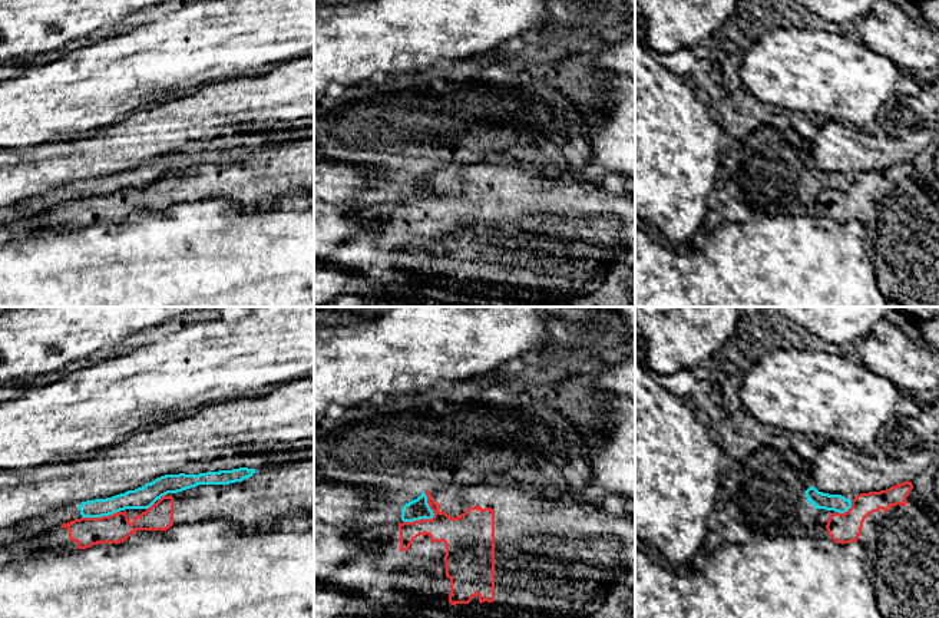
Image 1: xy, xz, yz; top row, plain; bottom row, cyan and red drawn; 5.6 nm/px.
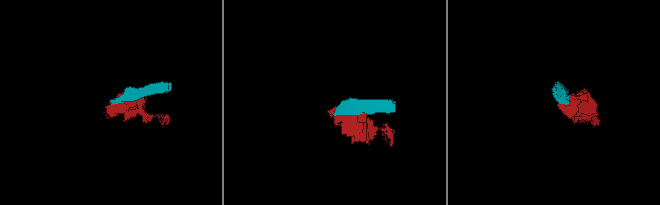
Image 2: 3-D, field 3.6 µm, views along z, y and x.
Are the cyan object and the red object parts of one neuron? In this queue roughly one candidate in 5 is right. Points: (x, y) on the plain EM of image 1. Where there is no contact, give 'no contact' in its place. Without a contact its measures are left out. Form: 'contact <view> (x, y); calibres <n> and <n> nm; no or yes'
contact xz (430, 197); calibres 120 and 280 nm; no

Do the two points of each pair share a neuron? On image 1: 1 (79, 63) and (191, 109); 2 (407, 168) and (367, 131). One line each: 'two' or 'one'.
1: two
2: one

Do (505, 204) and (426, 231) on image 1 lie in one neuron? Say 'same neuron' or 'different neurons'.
same neuron

